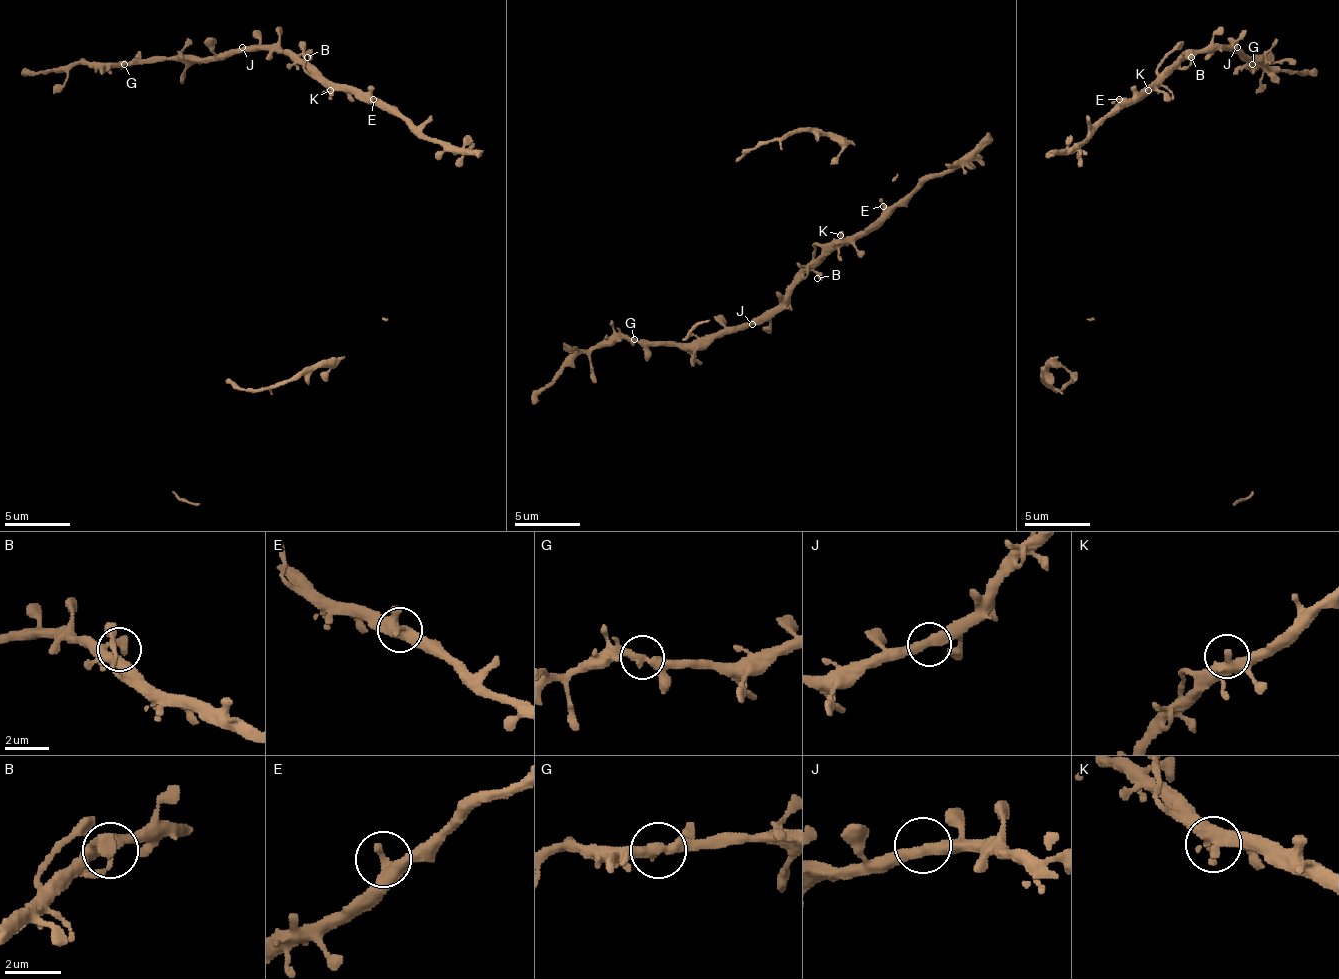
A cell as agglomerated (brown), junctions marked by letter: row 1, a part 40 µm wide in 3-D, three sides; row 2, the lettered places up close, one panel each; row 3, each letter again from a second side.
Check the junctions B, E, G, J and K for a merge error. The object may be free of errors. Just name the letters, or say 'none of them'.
none of them

